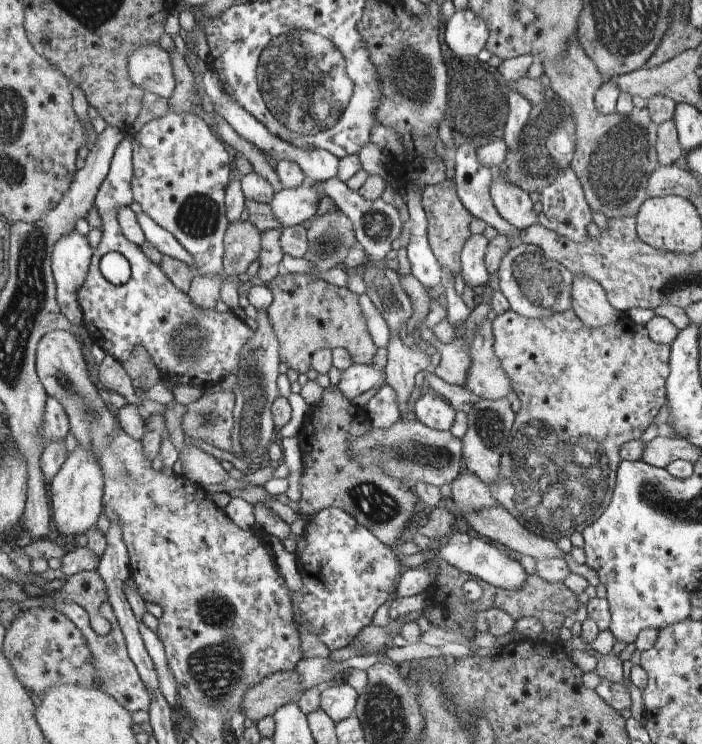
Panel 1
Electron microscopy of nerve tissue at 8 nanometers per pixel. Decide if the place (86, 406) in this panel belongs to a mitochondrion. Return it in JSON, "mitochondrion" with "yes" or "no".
{"mitochondrion":"yes"}

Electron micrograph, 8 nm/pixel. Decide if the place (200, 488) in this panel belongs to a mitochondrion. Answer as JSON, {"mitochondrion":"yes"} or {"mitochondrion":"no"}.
{"mitochondrion":"no"}

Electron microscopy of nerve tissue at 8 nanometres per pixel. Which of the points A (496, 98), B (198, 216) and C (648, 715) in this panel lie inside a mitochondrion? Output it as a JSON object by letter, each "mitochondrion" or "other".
{"A":"mitochondrion","B":"mitochondrion","C":"other"}

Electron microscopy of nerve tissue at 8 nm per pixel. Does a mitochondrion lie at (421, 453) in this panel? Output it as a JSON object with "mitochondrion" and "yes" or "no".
{"mitochondrion":"yes"}

